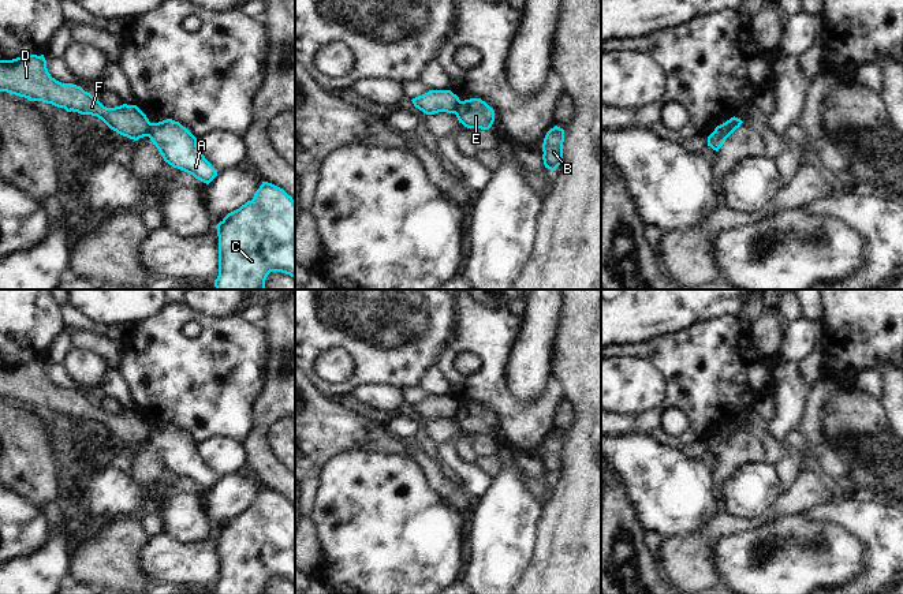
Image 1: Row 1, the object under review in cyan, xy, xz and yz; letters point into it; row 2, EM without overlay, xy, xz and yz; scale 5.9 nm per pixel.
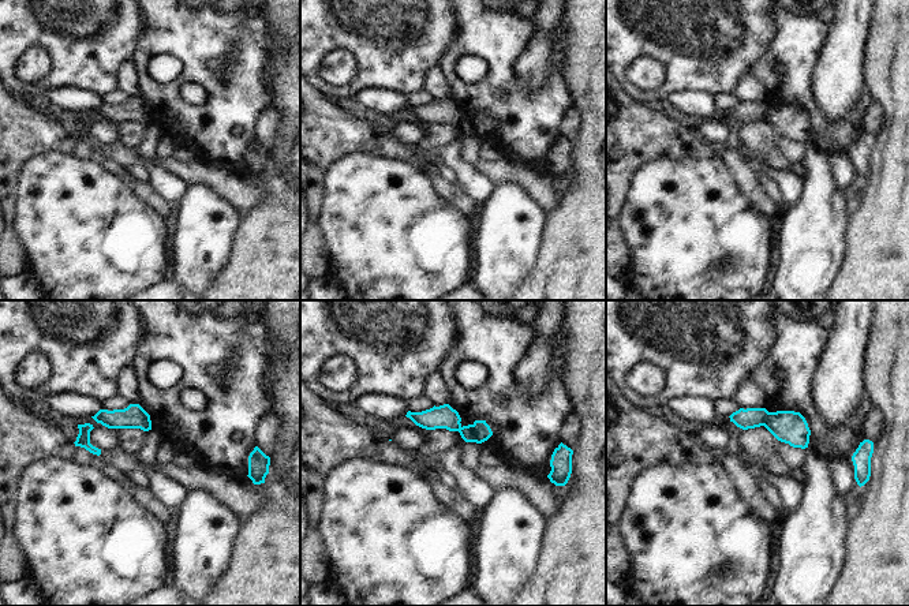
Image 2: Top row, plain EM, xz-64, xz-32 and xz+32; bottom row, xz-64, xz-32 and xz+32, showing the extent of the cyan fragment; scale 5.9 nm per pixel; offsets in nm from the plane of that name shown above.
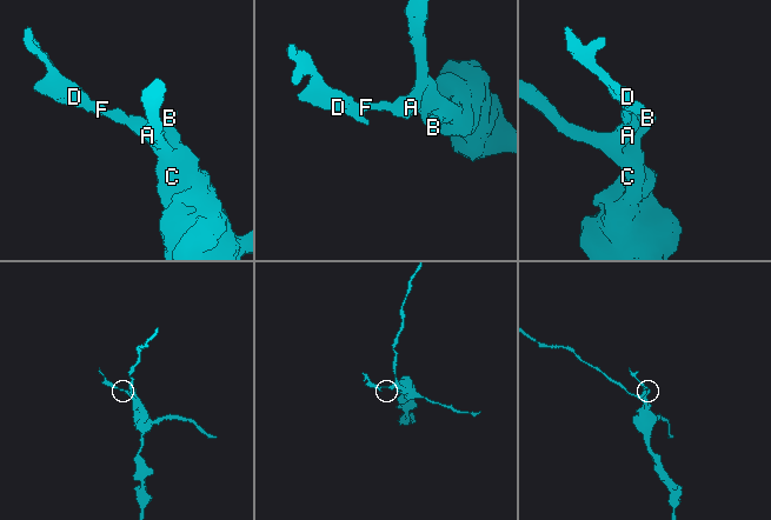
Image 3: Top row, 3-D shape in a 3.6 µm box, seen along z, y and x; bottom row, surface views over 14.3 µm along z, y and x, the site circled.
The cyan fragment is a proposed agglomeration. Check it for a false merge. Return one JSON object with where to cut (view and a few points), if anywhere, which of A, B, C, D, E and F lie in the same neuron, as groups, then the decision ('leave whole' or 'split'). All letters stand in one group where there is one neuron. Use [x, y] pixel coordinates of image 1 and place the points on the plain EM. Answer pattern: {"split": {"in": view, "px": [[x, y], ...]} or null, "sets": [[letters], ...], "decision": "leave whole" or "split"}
{"split": {"in": "xy", "px": [[152, 429], [146, 441]]}, "sets": [["A", "B", "C", "E"], ["D", "F"]], "decision": "split"}

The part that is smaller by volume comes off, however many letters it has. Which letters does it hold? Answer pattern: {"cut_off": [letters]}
{"cut_off": ["D", "F"]}

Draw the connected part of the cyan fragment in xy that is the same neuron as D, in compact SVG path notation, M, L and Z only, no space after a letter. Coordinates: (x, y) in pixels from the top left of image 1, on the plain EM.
M44 360L0 366L0 397L52 410L67 418L97 422L111 436L134 447L148 442L152 433L146 421L137 411L123 410L107 414L81 392L61 389L52 384Z

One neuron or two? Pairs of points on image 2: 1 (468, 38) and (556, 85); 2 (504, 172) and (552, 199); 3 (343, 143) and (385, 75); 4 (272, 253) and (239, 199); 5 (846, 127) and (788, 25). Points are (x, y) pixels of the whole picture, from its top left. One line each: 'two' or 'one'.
1: one
2: one
3: two
4: two
5: one

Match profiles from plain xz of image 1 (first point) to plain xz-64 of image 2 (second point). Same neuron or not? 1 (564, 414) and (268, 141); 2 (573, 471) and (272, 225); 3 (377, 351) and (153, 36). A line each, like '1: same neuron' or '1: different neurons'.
1: same neuron
2: same neuron
3: different neurons

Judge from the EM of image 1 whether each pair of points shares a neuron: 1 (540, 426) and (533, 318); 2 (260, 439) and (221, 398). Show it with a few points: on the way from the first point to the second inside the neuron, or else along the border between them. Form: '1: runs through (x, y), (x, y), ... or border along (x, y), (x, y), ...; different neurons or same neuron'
1: border along (552, 372), (525, 402), (518, 402), (506, 387); different neurons
2: border along (258, 400), (254, 408), (254, 429), (242, 443); different neurons

